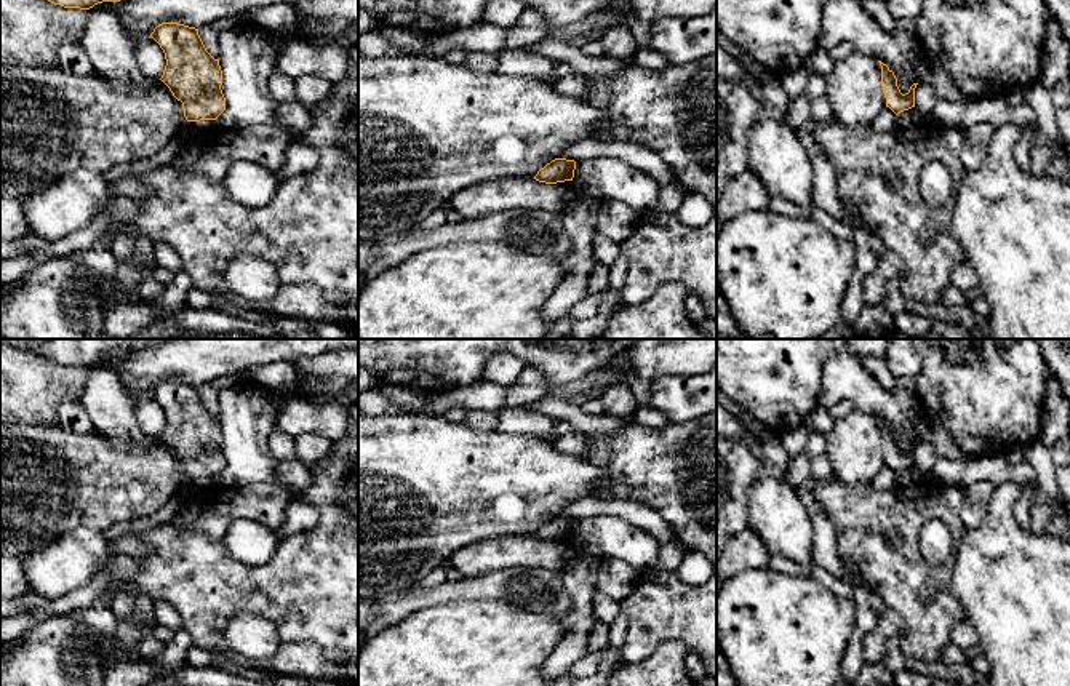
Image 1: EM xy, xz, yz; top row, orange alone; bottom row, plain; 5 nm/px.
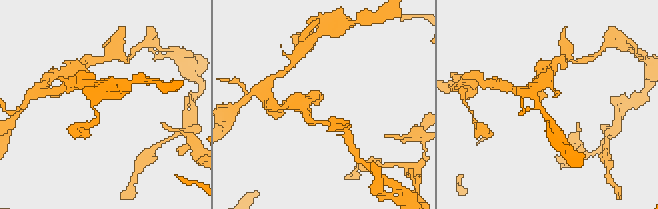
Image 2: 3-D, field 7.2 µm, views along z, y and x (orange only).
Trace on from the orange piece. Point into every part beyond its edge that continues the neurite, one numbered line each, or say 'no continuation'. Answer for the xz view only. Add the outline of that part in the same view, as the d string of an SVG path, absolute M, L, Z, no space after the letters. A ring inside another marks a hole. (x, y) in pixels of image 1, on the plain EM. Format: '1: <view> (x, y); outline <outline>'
no continuation

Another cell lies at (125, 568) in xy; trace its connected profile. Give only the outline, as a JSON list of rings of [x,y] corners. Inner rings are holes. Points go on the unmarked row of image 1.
[[[117,555],[114,560],[110,582],[101,603],[109,601],[120,587],[133,580],[138,574],[139,574],[138,558],[133,558],[130,555]]]

